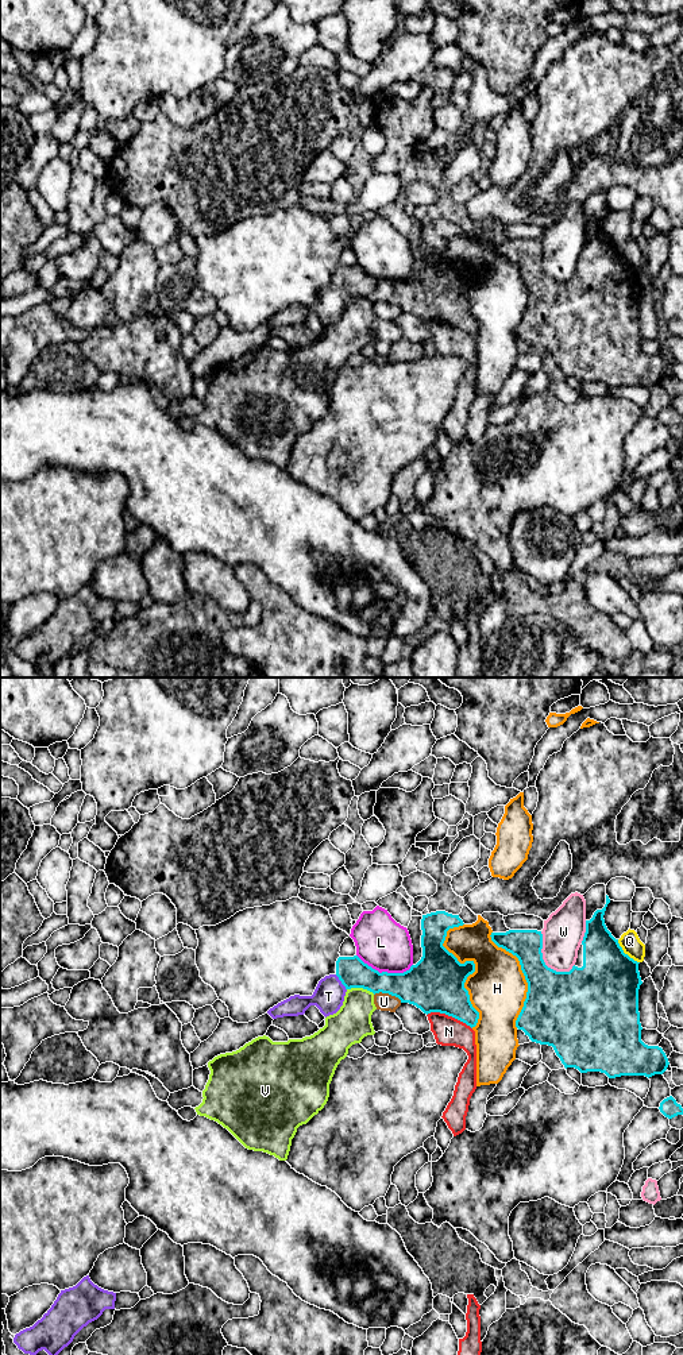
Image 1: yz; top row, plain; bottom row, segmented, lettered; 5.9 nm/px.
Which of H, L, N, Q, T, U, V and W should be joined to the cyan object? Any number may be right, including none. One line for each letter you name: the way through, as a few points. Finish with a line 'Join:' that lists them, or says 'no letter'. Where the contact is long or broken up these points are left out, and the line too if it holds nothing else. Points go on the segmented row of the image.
T: way yz (352, 972), (342, 983), (328, 996)
Join: T

